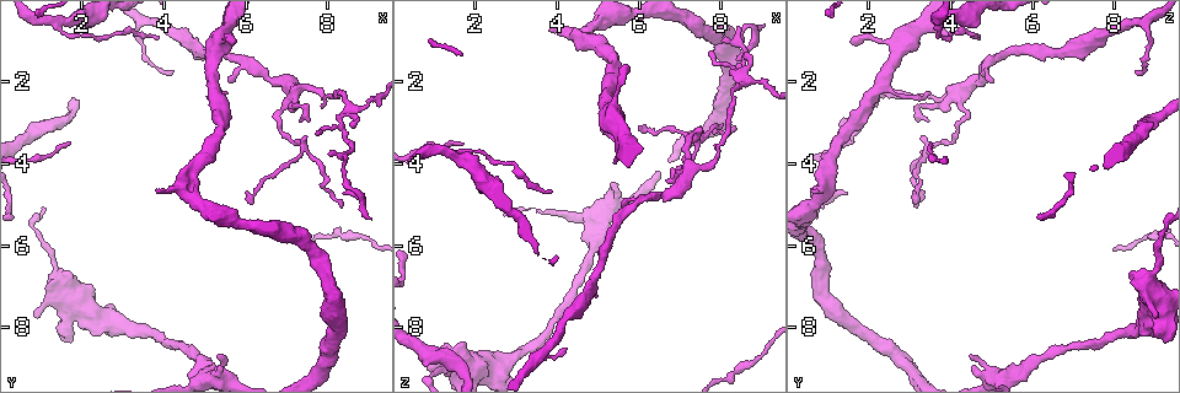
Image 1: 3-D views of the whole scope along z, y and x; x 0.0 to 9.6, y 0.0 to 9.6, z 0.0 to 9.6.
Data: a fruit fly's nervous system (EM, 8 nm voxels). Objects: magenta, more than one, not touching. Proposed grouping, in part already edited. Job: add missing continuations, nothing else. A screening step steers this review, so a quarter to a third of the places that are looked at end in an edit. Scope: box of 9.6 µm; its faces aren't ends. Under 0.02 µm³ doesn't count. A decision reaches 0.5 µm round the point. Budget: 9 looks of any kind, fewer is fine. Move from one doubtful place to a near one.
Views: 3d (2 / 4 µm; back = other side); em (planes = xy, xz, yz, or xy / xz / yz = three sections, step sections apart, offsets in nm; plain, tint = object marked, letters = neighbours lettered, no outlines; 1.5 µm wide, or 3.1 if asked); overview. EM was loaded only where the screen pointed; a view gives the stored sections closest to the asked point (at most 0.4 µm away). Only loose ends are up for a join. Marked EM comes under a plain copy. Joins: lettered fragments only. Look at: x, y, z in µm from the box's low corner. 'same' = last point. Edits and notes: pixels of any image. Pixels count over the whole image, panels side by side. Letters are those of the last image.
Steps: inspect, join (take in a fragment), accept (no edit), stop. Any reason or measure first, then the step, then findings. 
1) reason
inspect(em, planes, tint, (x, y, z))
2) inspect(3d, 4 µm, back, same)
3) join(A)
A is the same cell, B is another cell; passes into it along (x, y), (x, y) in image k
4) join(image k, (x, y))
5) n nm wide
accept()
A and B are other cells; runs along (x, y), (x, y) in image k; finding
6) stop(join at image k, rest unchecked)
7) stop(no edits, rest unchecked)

tapers out
inspect(3d, 2 µm, (7.30, 2.95, 3.45))

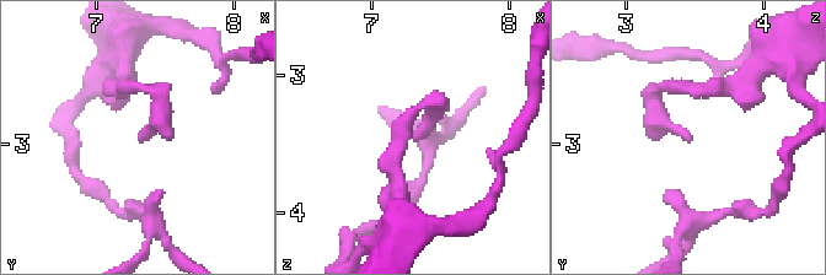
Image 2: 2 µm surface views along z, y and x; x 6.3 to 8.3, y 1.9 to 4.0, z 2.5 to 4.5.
now the EM
inspect(em, planes, tint, (7.34, 2.96, 3.46))

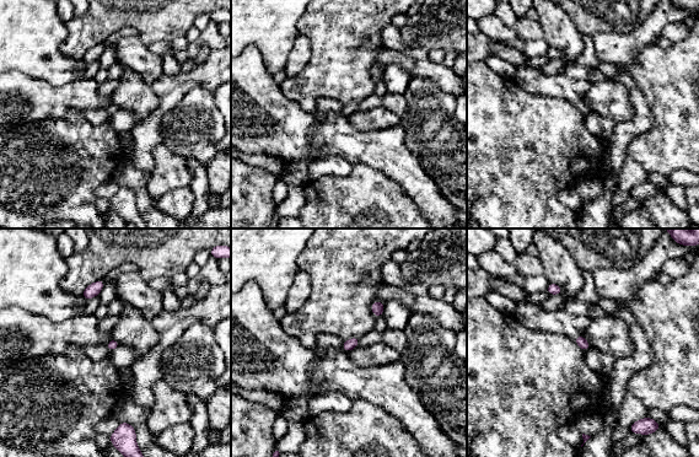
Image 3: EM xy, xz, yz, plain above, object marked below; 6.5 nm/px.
see the neighbours
inspect(em, planes, letters, same)

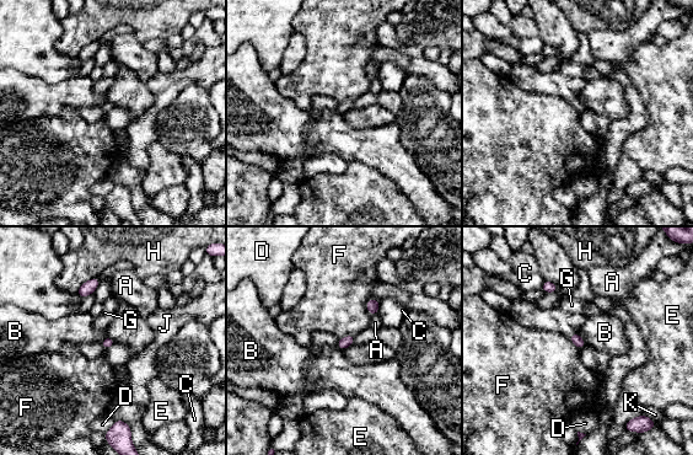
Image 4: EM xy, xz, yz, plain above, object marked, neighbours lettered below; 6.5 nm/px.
accept()
A, B, C, D, E, F, G, H, J and K are other cells; border along (375, 298), (366, 303), (371, 315) in image 4; no lettered fragment goes on from it

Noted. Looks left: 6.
branch stops here
inspect(3d, 2 µm, (5.75, 0.95, 1.60))

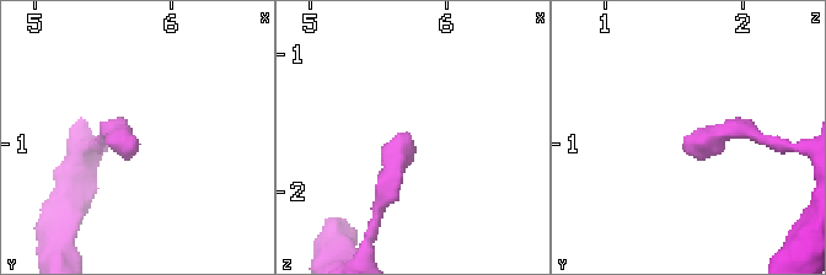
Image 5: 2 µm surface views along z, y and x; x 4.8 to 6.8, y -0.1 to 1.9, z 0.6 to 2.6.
inspect(em, xy, step 4, letters, (5.72, 1.04, 1.62))

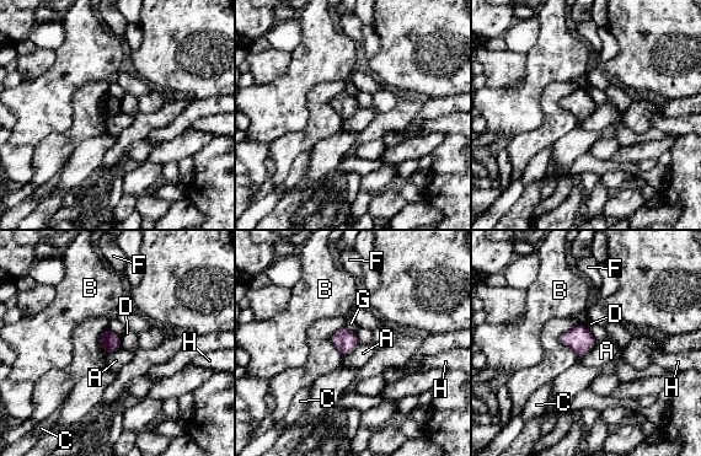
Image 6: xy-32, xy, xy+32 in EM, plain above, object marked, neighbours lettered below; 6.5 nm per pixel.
accept()
A, B, C, D, F, G and H are other cells; border along (597, 343), (579, 359) in image 6; none of them fits

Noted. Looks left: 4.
free end
inspect(3d, 2 µm, (3.85, 4.65, 0.75))

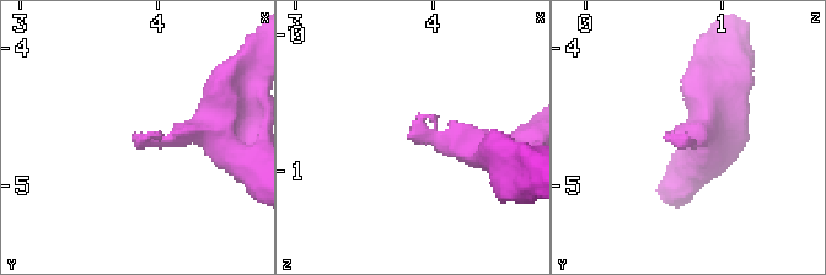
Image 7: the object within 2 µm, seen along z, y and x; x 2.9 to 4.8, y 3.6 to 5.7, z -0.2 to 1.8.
now the EM
inspect(em, yz, step 8, tint, (3.80, 4.64, 0.76))

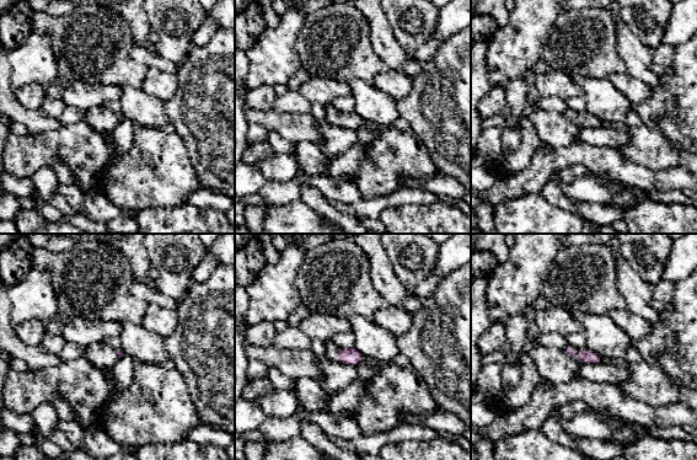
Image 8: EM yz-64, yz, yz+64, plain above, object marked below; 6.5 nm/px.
cut it another way
inspect(em, planes, letters, same)

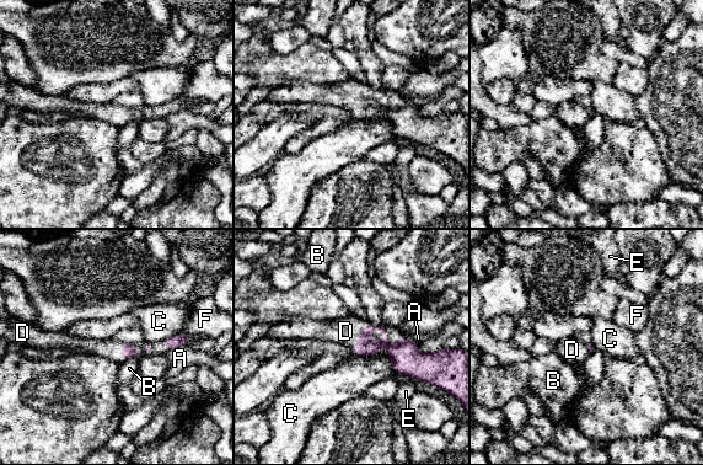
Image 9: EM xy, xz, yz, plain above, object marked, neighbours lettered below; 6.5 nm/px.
join(D)
D is the same cell, A, B, C, E and F are other cells; passes into it along (366, 345), (360, 332), (345, 331) in image 9; it goes on there

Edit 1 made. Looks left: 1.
stop(join at image 9, rest unchecked)

